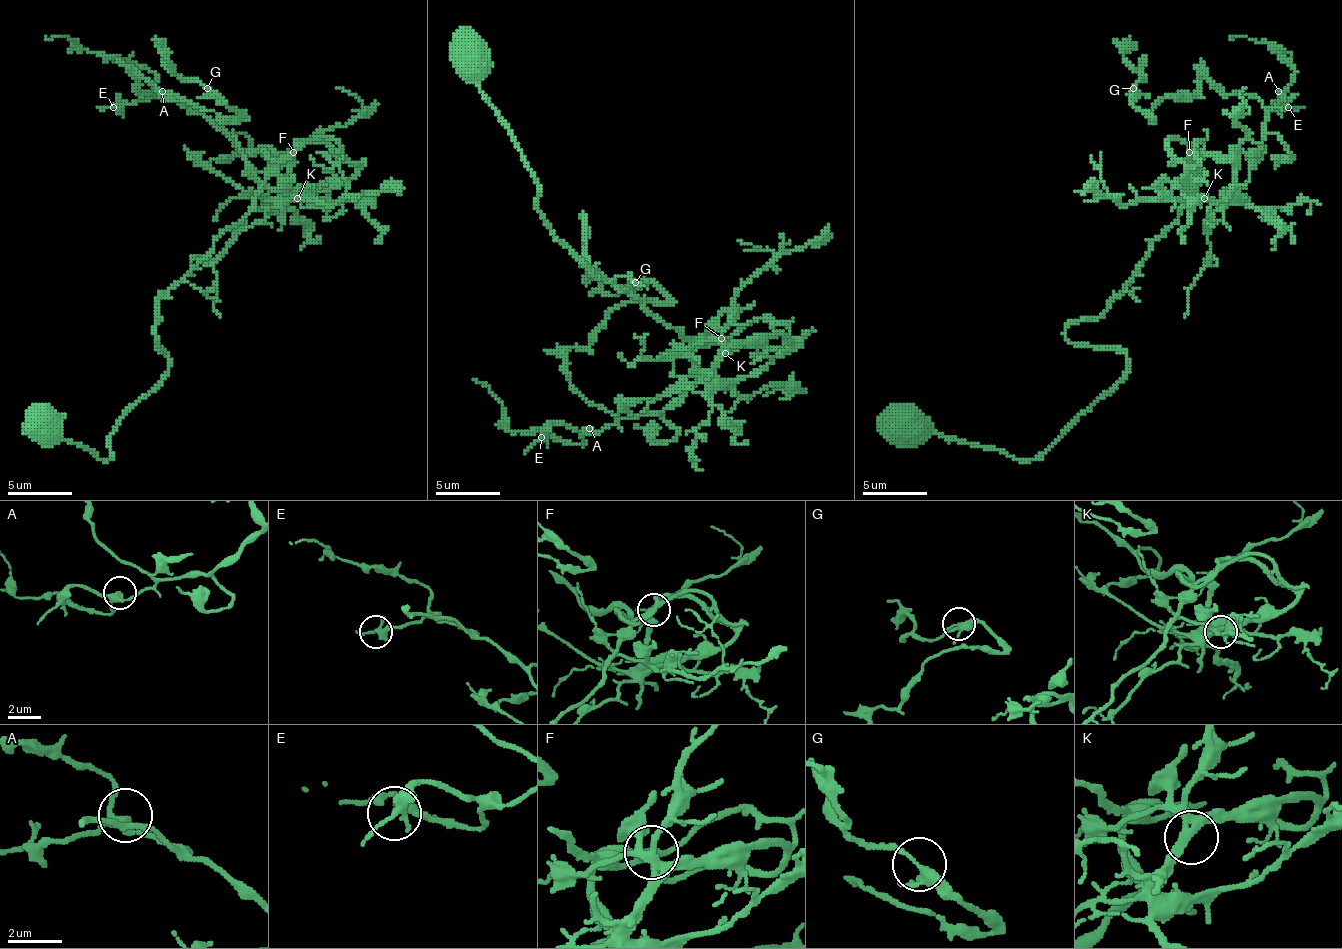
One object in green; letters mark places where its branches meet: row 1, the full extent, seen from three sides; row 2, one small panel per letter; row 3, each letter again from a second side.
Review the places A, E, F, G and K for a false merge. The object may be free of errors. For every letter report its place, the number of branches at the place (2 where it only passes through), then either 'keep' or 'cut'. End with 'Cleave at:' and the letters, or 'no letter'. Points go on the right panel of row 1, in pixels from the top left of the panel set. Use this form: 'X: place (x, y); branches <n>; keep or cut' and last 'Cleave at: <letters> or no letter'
A: place (1278, 91); branches 3; keep
E: place (1288, 107); branches 4; keep
F: place (1189, 152); branches 4; keep
G: place (1133, 88); branches 4; keep
K: place (1204, 198); branches 3; keep
Cleave at: no letter

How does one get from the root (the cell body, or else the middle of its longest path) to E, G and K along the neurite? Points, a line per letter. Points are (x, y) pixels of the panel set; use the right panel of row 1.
E: (907, 421), (1039, 456), (1126, 369), (1065, 330), (1178, 217), (1188, 162), (1252, 152), (1288, 107)
G: (907, 421), (1033, 459), (1123, 375), (1065, 330), (1269, 114), (1133, 88)
K: (907, 421), (1039, 456), (1126, 369), (1123, 353), (1075, 346), (1065, 330), (1107, 307), (1194, 188), (1204, 198)

